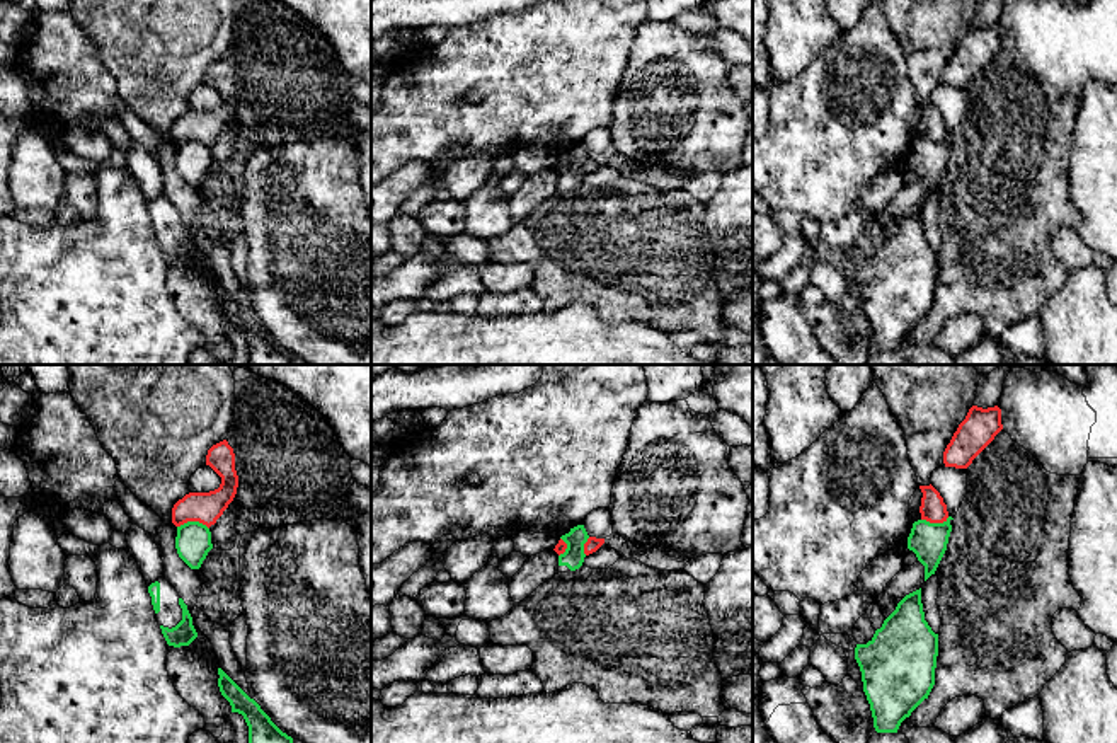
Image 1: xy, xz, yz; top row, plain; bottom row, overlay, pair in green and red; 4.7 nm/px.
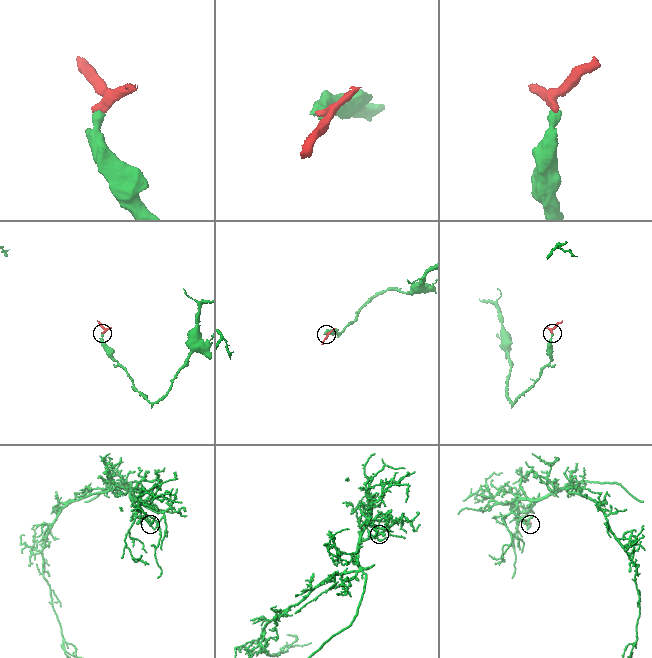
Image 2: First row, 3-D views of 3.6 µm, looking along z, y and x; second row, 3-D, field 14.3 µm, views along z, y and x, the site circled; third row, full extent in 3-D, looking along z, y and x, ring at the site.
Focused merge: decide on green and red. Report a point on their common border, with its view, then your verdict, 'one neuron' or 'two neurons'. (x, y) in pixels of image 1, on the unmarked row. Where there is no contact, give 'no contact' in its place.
meets green in xy at (193, 140); two neurons

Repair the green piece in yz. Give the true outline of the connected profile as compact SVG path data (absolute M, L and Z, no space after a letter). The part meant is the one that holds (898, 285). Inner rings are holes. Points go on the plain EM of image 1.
M921 206L906 213L867 262L856 262L855 278L877 351L897 351L901 341L928 317L935 303L938 252L925 239Z

